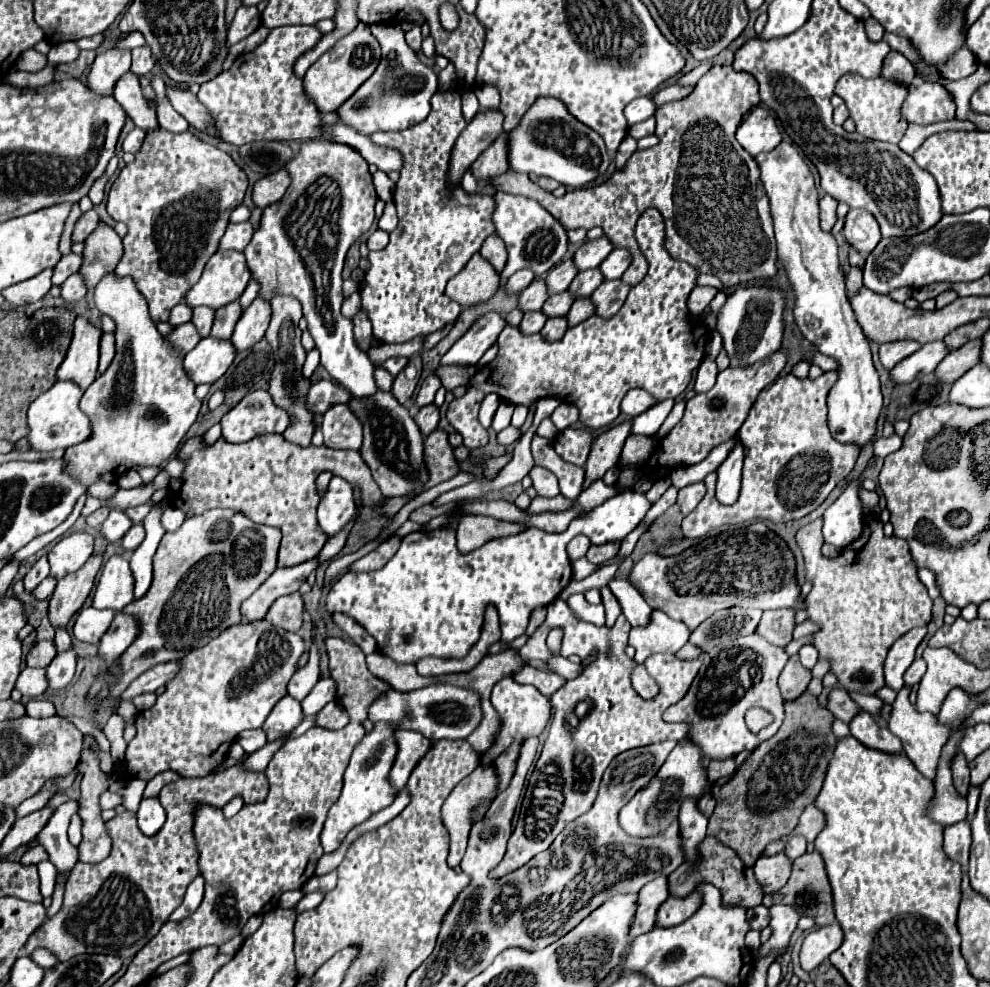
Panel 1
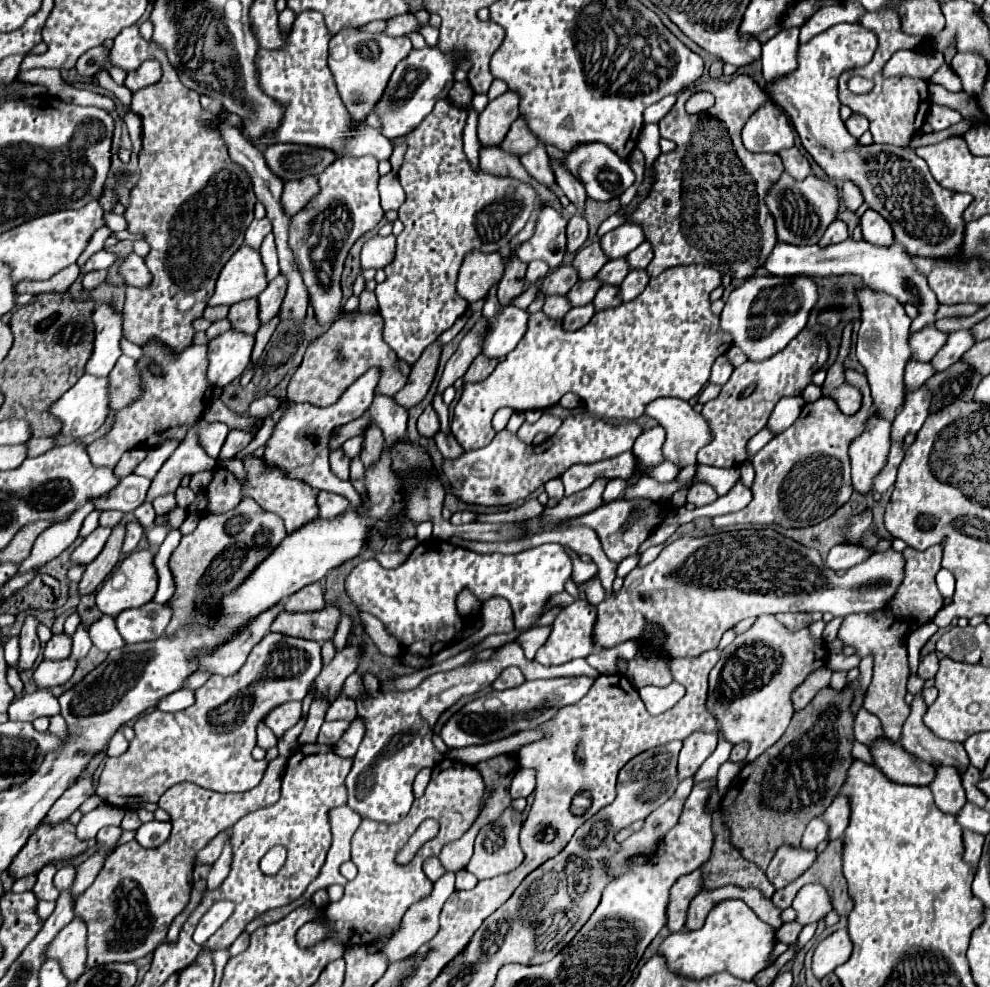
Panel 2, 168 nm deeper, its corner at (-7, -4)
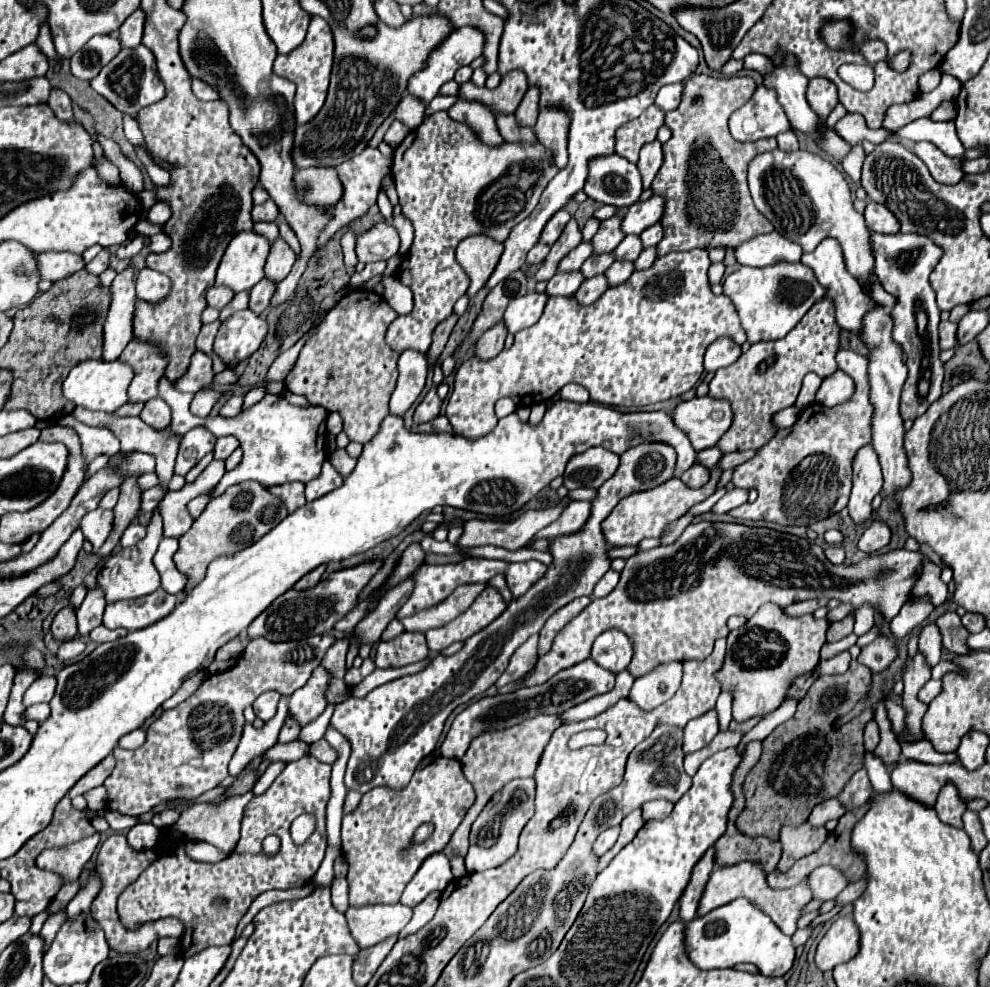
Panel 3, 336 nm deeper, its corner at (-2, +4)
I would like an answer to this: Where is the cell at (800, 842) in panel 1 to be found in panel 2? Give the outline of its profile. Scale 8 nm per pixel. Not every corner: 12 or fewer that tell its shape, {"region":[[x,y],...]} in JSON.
{"region":[[815,817],[803,833],[801,849],[815,849],[827,825]]}

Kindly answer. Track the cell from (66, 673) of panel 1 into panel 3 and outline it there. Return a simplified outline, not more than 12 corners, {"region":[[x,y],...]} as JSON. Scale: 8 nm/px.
{"region":[[90,589],[78,607],[78,635],[86,637],[102,623],[106,599]]}

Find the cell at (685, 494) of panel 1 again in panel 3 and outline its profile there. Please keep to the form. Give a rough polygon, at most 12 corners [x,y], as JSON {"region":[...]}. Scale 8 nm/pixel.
{"region":[[694,463],[680,475],[688,487],[702,487],[710,479],[704,465]]}

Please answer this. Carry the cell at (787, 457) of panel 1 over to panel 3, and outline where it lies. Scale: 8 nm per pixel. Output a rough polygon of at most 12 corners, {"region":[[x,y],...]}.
{"region":[[838,351],[854,395],[808,407],[732,483],[738,521],[840,513],[872,441],[868,359]]}

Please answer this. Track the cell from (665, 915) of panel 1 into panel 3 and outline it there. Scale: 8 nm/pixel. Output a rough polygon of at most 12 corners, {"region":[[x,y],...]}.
{"region":[[760,863],[716,867],[698,915],[750,899],[792,937],[812,901],[808,877],[770,889]]}

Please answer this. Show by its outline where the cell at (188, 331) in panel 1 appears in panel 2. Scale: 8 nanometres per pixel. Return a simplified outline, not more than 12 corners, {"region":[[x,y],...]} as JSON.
{"region":[[227,319],[215,321],[205,331],[207,339],[219,337],[231,329]]}

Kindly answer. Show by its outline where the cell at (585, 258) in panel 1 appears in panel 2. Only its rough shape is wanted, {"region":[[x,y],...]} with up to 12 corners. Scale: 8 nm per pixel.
{"region":[[625,223],[601,237],[607,259],[627,257],[645,241],[637,225]]}

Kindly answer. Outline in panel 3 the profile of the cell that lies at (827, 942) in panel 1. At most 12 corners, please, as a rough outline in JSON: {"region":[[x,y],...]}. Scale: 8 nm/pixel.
{"region":[[838,917],[816,949],[816,965],[830,971],[860,949],[852,917]]}

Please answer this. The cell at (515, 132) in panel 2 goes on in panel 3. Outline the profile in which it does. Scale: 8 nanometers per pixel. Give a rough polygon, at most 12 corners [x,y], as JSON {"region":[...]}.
{"region":[[530,87],[516,109],[520,125],[534,127],[540,89]]}

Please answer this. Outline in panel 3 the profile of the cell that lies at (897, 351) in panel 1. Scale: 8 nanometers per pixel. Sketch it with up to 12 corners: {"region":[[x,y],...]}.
{"region":[[940,323],[942,349],[958,345],[958,323]]}

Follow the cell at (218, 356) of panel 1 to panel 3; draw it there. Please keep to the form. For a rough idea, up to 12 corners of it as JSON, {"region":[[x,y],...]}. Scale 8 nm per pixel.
{"region":[[250,309],[220,325],[214,351],[242,361],[262,345],[268,321]]}

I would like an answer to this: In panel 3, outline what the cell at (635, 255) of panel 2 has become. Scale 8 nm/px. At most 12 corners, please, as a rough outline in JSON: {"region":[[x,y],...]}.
{"region":[[662,223],[642,231],[642,245],[658,245],[664,237]]}

